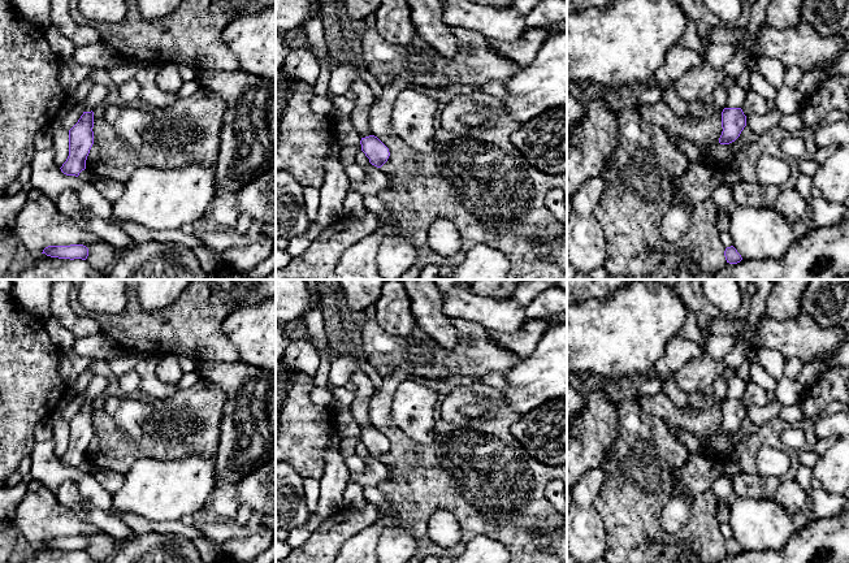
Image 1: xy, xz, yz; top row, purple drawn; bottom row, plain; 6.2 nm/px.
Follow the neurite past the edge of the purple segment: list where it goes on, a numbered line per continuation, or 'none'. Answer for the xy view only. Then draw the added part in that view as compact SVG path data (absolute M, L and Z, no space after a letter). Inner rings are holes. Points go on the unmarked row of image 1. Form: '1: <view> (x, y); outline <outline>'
none

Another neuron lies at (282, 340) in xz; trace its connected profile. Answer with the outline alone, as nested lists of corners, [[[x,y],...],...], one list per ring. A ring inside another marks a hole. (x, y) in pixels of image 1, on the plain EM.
[[[276,321],[276,364],[281,361],[283,354],[290,345],[291,338],[287,333],[285,333]]]

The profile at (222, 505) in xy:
[[[218,485],[209,498],[207,511],[216,520],[226,521],[235,519],[239,503],[231,485]]]

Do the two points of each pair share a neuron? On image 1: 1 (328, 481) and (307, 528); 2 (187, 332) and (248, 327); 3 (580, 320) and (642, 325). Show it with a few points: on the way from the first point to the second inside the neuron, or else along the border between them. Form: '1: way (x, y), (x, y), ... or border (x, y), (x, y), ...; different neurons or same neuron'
1: way (328, 493), (328, 506), (319, 516); same neuron
2: border (242, 306), (222, 323), (222, 333), (239, 355); different neurons
3: way (596, 325), (627, 325); same neuron

